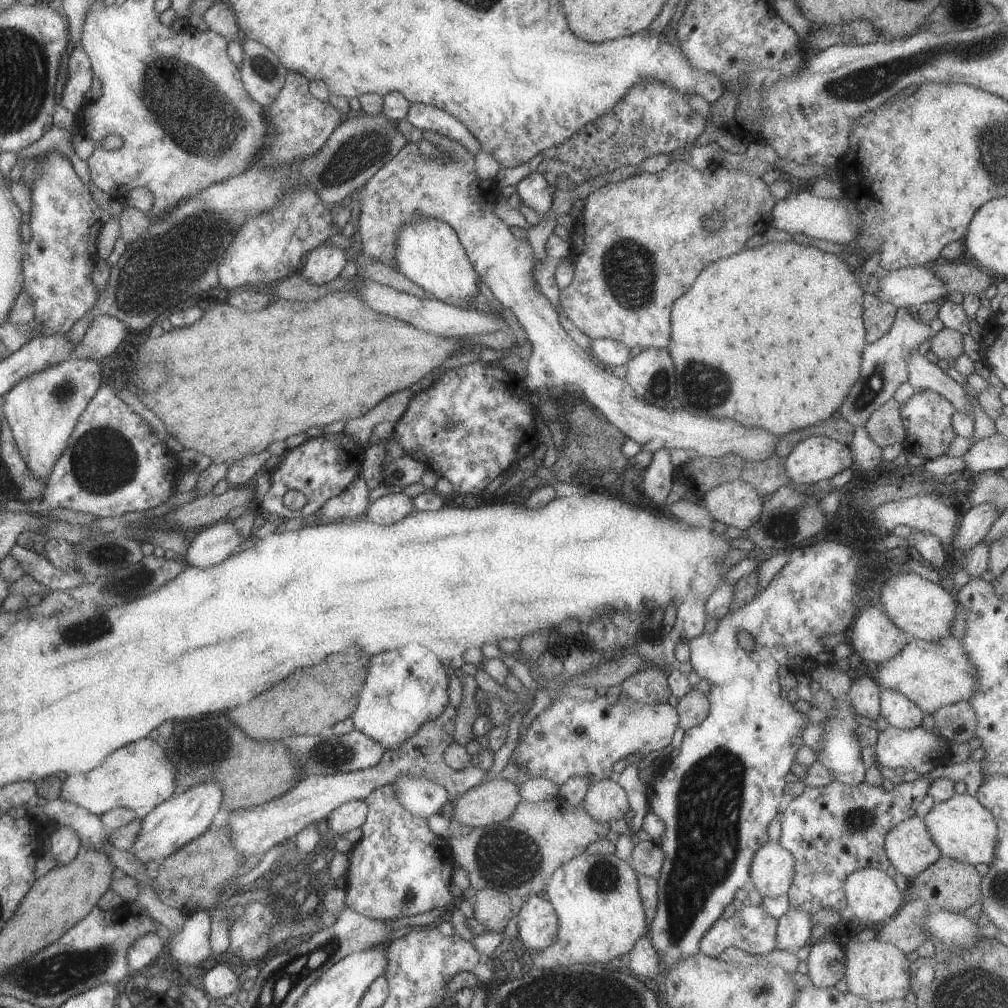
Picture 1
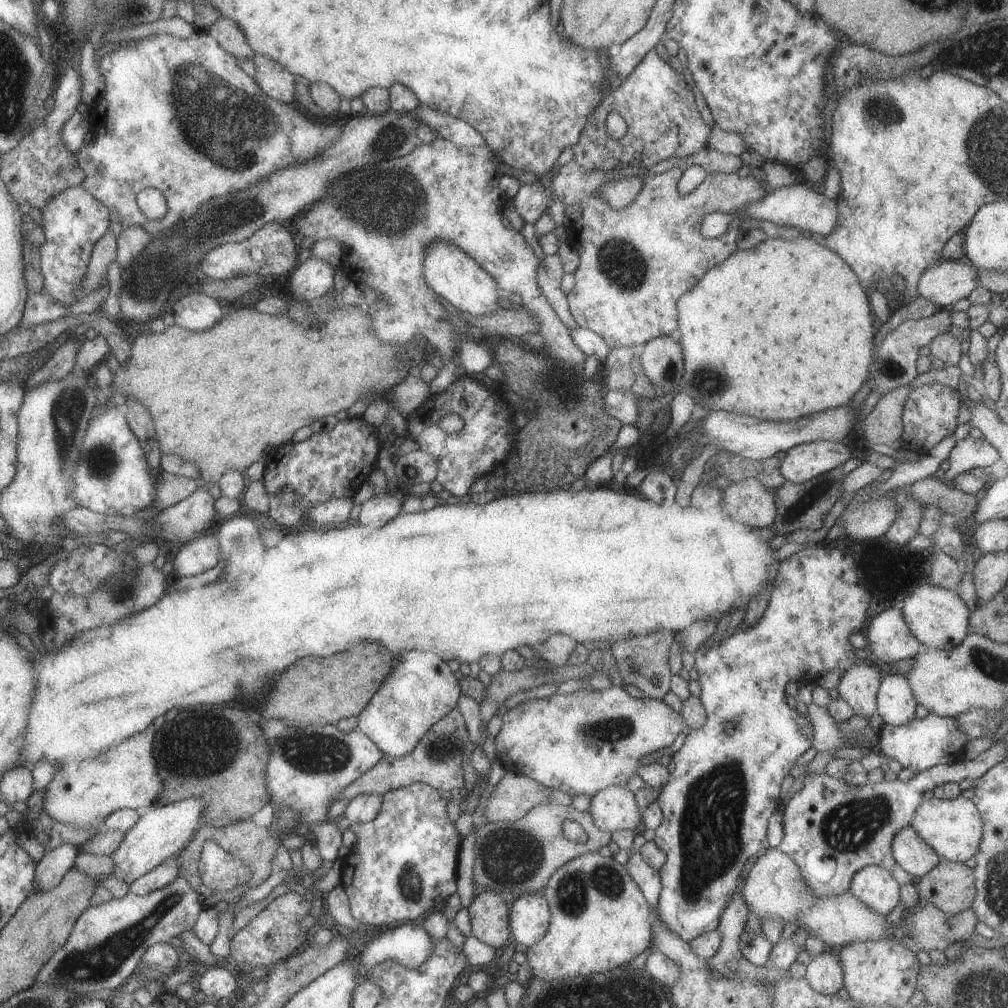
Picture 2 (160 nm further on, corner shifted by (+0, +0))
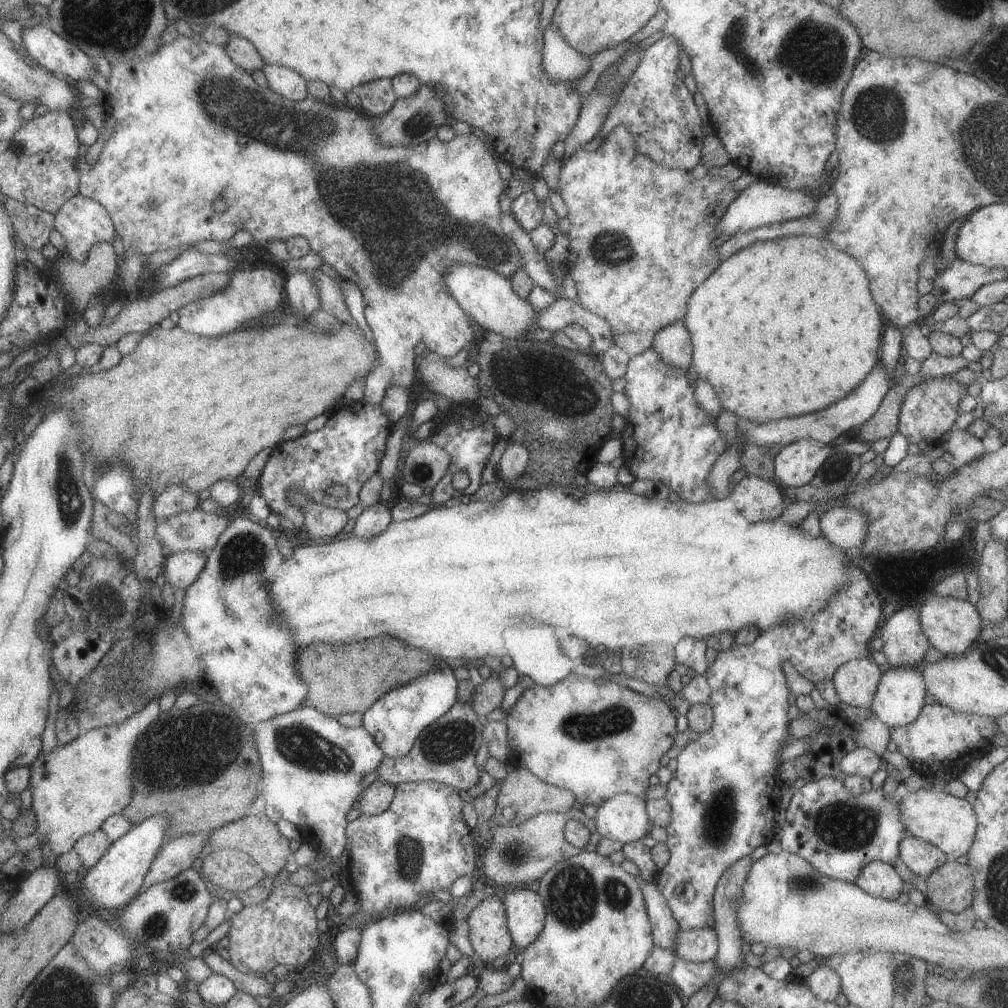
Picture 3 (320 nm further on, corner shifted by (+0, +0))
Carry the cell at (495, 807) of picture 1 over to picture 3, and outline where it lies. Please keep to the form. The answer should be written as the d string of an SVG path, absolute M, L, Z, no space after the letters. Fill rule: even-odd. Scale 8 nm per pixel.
M507 764L506 777L498 790L496 807L491 822L495 822L501 826L515 826L539 813L566 813L569 809L573 808L575 802L574 794L571 791L547 784L539 780L527 769ZM503 808L507 808L505 812L513 812L513 818L511 818L511 820L507 820L507 818L501 816L501 810L503 810Z

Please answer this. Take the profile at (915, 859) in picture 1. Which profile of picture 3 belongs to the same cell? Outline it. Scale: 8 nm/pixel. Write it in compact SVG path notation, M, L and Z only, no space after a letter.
M905 834L898 844L898 857L914 875L924 880L932 870L947 862L945 854L931 843Z

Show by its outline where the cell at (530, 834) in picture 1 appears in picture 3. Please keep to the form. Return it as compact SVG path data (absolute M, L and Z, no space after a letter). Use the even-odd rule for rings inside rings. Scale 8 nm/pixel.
M575 806L566 813L539 813L515 826L501 826L495 822L491 822L491 825L491 842L487 844L481 858L484 875L491 886L508 884L516 888L527 882L539 880L556 862L569 858L582 850L595 851L596 844L602 838L597 832L594 820L586 817L581 808ZM571 819L579 821L590 832L590 838L582 849L574 847L564 839L565 823Z

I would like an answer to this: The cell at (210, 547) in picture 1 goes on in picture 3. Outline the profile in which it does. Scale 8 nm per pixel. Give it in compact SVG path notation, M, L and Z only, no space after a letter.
M193 551L170 553L164 561L164 580L174 590L185 590L196 578L205 564L205 556Z

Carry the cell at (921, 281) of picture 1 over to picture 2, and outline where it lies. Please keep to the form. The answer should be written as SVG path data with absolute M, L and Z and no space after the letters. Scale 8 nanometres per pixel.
M943 259L941 264L924 269L916 290L937 309L949 309L957 300L967 298L978 285L977 271L967 260Z

